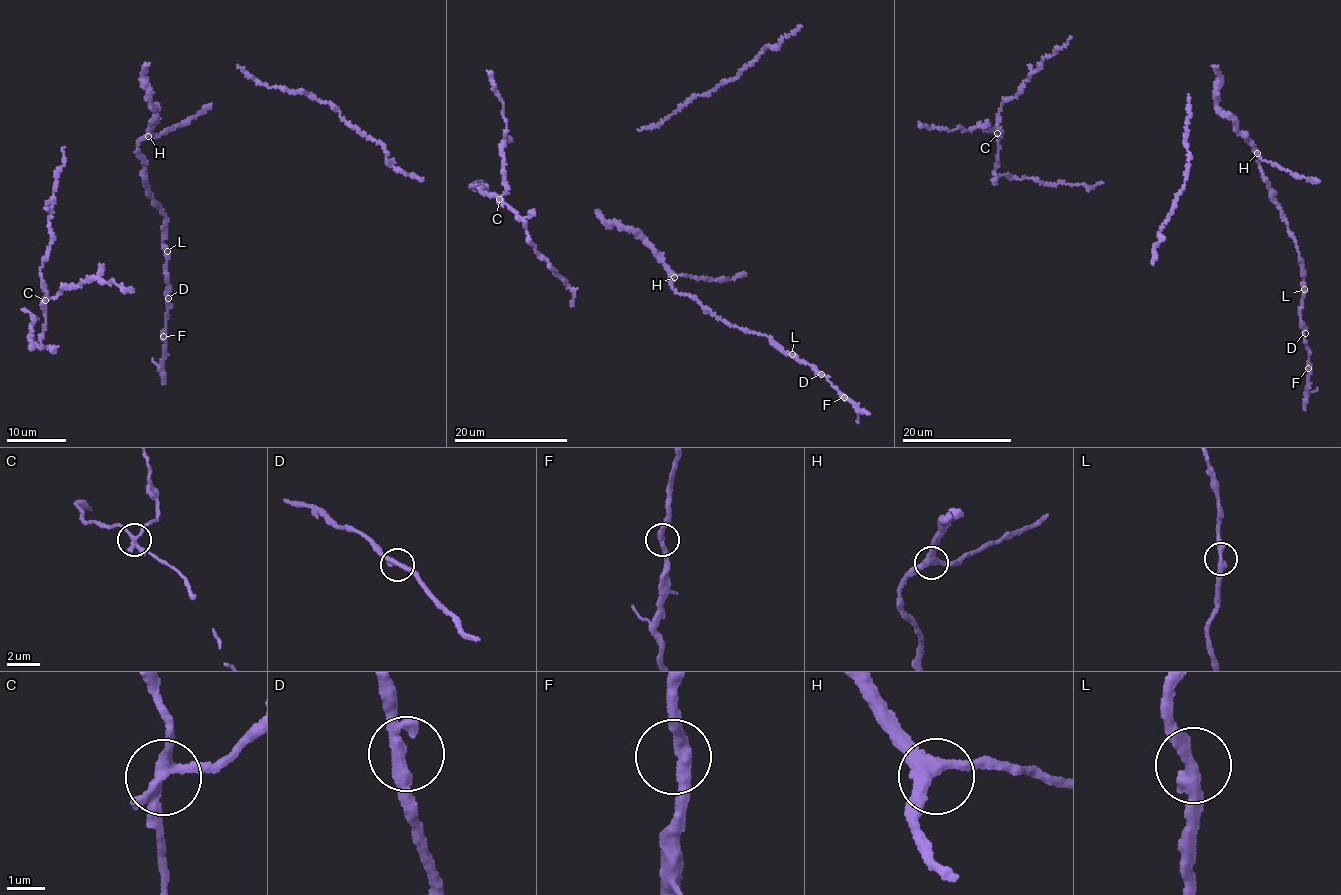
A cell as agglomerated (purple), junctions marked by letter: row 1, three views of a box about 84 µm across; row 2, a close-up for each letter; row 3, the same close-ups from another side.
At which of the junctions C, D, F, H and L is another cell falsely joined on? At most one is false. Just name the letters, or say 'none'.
C

